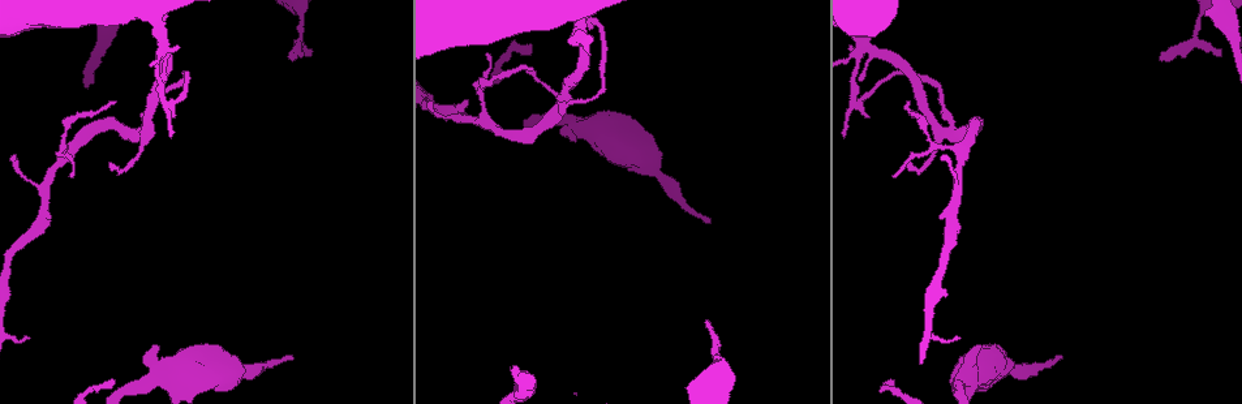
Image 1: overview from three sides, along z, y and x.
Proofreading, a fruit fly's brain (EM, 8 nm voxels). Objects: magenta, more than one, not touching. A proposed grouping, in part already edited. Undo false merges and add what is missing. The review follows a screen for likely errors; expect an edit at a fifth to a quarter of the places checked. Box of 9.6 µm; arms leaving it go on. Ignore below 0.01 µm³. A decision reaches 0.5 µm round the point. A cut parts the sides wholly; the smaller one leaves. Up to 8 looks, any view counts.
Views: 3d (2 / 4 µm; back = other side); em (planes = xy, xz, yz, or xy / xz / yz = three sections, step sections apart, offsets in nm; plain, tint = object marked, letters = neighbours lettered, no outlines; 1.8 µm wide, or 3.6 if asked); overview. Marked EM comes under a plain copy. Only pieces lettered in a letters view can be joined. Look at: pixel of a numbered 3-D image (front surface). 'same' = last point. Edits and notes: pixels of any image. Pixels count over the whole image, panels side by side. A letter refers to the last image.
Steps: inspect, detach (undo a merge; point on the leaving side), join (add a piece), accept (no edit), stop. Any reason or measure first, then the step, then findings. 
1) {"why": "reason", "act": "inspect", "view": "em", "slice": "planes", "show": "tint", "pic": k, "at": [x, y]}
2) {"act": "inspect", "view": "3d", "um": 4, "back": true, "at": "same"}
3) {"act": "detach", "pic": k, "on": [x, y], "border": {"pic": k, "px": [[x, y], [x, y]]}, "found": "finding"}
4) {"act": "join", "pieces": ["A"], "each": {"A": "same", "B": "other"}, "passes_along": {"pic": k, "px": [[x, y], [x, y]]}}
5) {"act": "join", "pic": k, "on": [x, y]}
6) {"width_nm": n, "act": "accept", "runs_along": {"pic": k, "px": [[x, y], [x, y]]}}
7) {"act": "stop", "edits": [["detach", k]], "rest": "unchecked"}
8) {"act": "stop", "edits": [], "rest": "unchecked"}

{"why": "an open end", "act": "inspect", "view": "em", "slice": "planes", "show": "letters", "pic": 1, "at": [981, 347]}

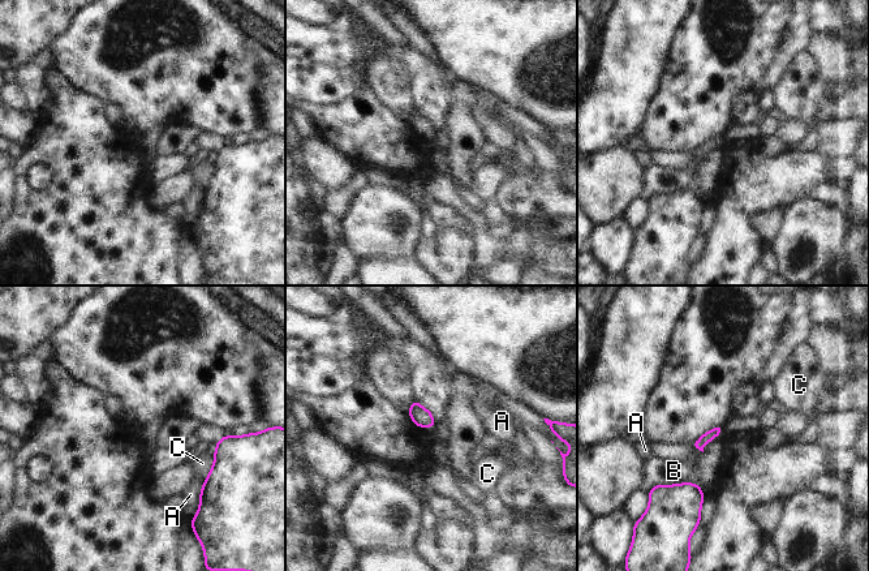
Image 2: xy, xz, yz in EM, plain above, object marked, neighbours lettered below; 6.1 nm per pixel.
{"act": "accept", "each": {"A": "other", "B": "other", "C": "other"}, "border": {"pic": 2, "px": [[701, 486], [676, 483], [652, 488]]}, "found": "no lettered piece goes on from it"}

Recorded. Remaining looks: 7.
{"why": "abrupt turn", "act": "inspect", "view": "3d", "um": 4, "pic": 1, "at": [580, 26]}

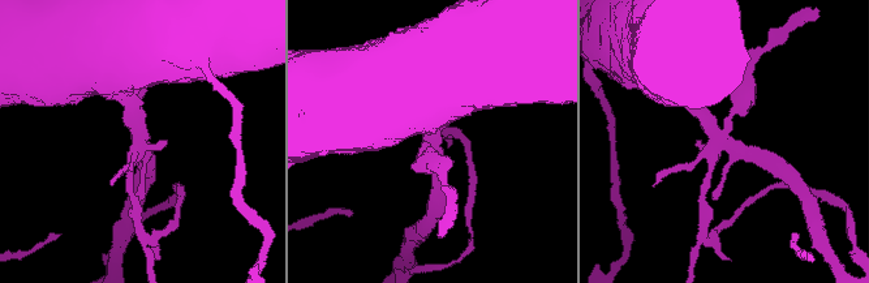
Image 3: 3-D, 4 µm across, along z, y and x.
{"why": "need the tissue", "act": "inspect", "view": "em", "slice": "planes", "show": "tint", "pic": 3, "at": [431, 137]}

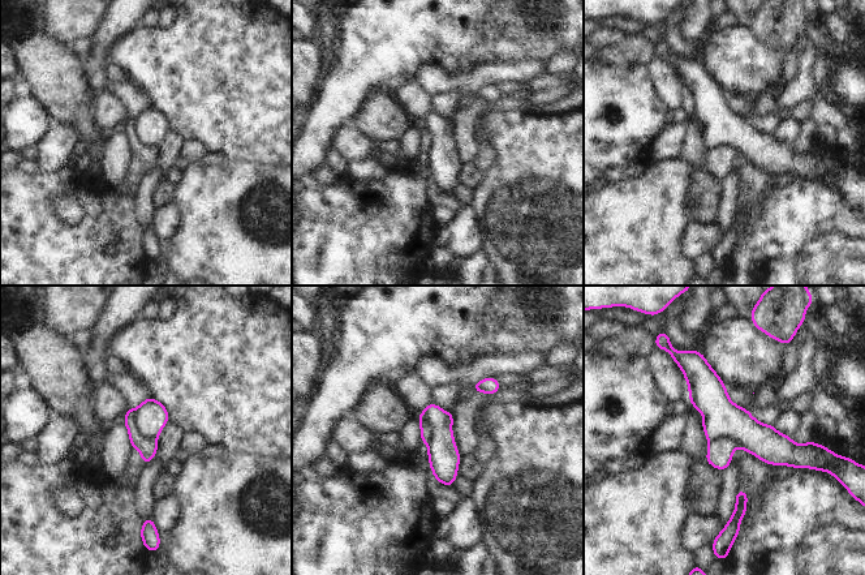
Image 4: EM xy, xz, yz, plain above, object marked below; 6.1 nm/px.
{"why": "see the neighbours", "act": "inspect", "view": "em", "slice": "planes", "show": "letters", "at": "same"}

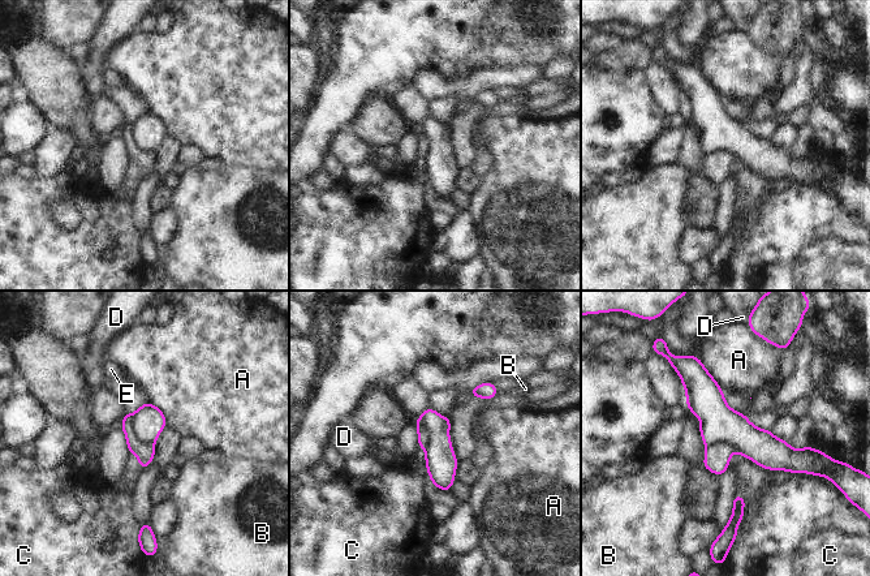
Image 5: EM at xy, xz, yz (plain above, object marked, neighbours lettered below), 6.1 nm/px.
{"longest_contact_nm": ["C", 240], "act": "detach", "pic": 5, "on": [145, 452], "each": {"A": "other", "B": "other", "C": "other", "D": "other", "E": "other"}, "border": {"pic": 5, "px": [[130, 415], [133, 432], [153, 443]]}, "found": "a second neuron is stuck on"}

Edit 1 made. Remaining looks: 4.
{"why": "redraw", "act": "inspect", "view": "overview"}

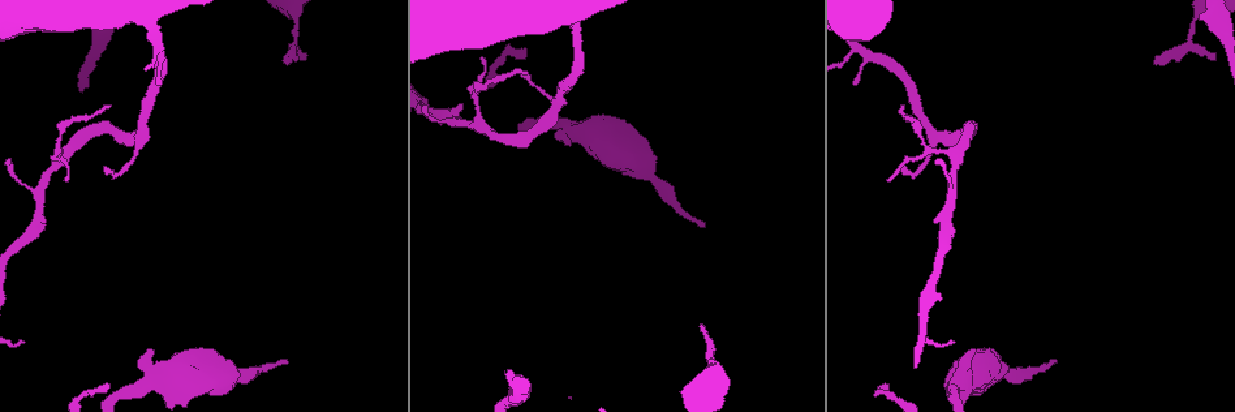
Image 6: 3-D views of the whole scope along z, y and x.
{"why": "thin end", "act": "inspect", "view": "3d", "um": 2, "pic": 6, "at": [21, 339]}

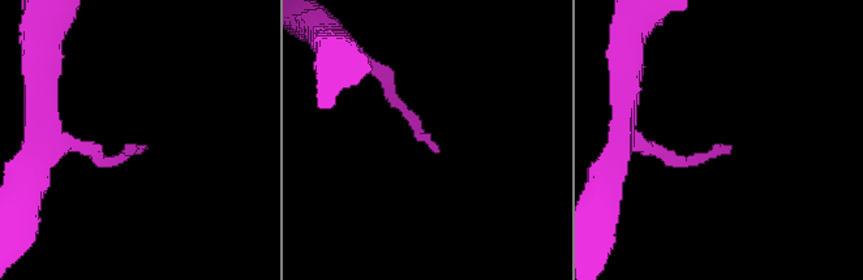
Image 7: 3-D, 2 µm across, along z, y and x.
{"act": "inspect", "view": "em", "slice": "yz", "step": 16, "show": "tint", "pic": 7, "at": [142, 146]}

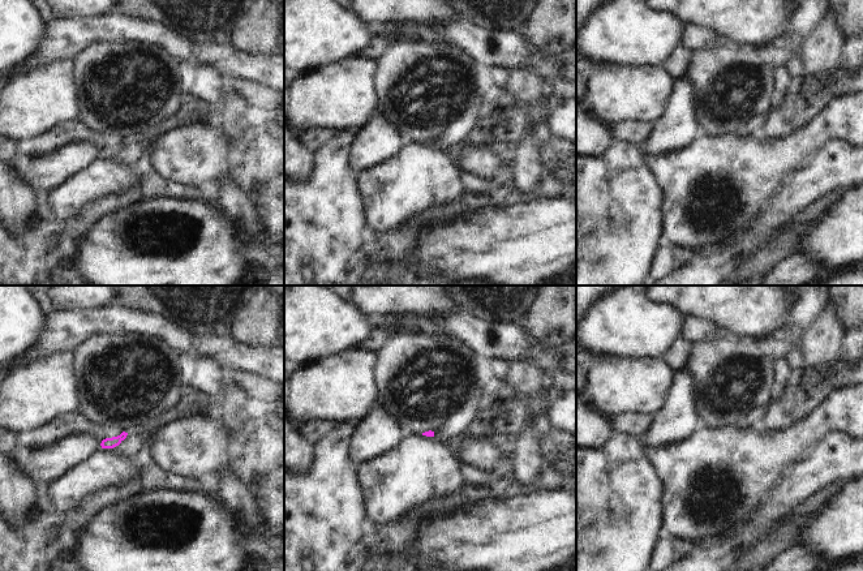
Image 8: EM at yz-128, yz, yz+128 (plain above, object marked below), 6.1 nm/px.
{"why": "another direction", "act": "inspect", "view": "em", "slice": "planes", "show": "letters", "at": "same"}

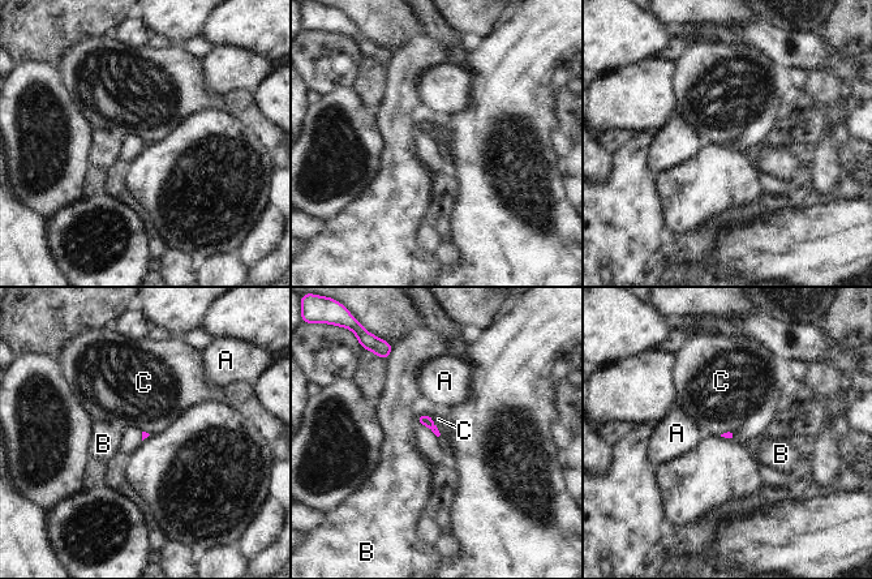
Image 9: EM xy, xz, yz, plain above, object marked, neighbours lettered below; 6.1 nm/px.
{"longest_contact_nm": ["C", 150], "act": "accept", "each": {"A": "other", "B": "other", "C": "other"}, "border": {"pic": 9, "px": [[430, 415], [439, 433], [438, 437]]}, "found": "none of them fits"}

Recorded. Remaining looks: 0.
{"act": "stop", "edits": [["detach", 5]], "rest": "unchecked"}

